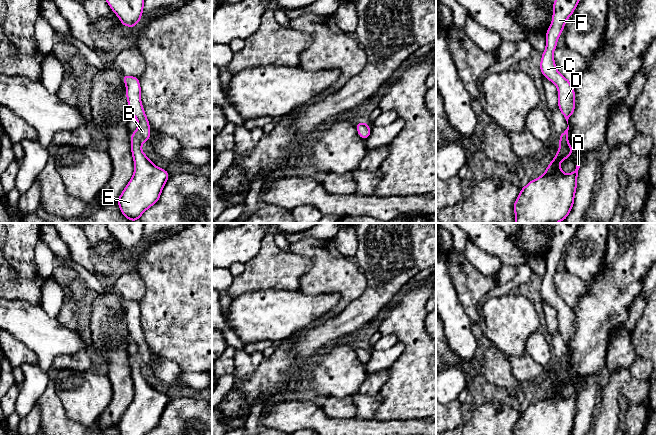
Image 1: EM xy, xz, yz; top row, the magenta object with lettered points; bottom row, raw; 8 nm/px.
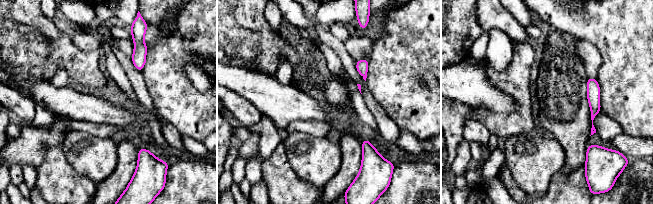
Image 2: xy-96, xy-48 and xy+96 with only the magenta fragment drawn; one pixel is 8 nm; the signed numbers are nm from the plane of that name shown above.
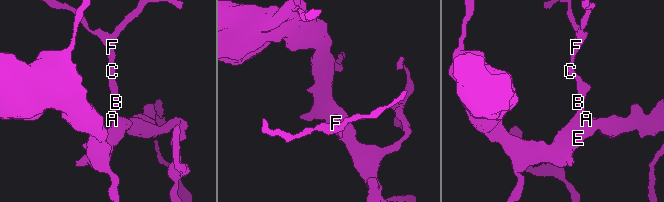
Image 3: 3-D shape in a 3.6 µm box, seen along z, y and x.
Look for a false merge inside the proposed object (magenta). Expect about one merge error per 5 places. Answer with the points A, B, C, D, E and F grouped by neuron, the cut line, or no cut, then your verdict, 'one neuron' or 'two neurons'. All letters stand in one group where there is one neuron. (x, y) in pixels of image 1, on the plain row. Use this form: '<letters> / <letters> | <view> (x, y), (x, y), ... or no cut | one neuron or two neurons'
A B C D E F | no cut | one neuron

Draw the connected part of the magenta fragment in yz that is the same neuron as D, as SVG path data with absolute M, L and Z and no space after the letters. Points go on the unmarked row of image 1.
M556 223L553 228L553 242L546 256L546 273L542 277L540 294L548 304L558 312L558 331L564 339L567 348L575 333L575 315L570 305L564 302L556 293L553 276L557 264L563 255L567 243L572 239L580 223Z

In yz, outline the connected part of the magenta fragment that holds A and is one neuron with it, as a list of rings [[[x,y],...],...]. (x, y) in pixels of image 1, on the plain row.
[[[569,349],[559,360],[559,374],[545,397],[521,413],[514,435],[571,435],[582,388],[576,385],[576,394],[571,398],[564,398],[560,392],[560,386],[571,381],[573,374],[568,367],[568,354]]]

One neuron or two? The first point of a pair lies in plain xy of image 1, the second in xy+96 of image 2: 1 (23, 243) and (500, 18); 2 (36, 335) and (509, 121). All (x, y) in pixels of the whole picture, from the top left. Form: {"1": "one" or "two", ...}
{"1": "two", "2": "two"}

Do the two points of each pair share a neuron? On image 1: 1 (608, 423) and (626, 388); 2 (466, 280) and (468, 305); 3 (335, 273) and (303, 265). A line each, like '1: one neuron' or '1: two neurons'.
1: one neuron
2: one neuron
3: two neurons

